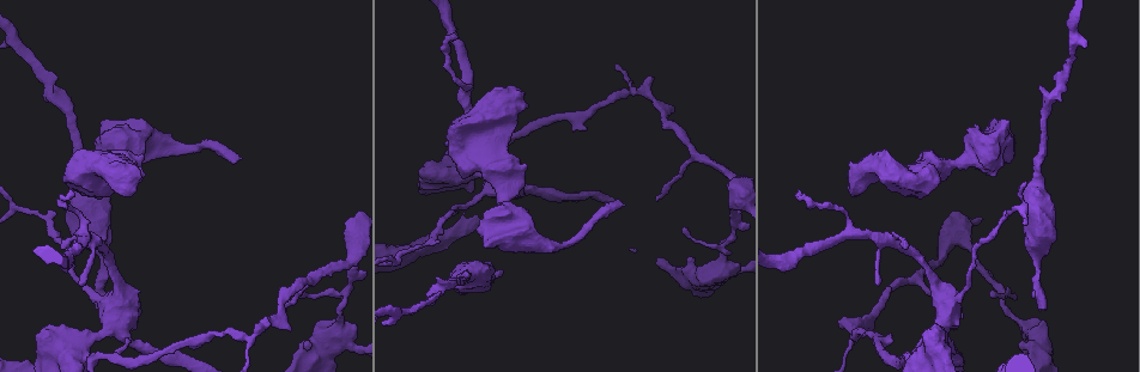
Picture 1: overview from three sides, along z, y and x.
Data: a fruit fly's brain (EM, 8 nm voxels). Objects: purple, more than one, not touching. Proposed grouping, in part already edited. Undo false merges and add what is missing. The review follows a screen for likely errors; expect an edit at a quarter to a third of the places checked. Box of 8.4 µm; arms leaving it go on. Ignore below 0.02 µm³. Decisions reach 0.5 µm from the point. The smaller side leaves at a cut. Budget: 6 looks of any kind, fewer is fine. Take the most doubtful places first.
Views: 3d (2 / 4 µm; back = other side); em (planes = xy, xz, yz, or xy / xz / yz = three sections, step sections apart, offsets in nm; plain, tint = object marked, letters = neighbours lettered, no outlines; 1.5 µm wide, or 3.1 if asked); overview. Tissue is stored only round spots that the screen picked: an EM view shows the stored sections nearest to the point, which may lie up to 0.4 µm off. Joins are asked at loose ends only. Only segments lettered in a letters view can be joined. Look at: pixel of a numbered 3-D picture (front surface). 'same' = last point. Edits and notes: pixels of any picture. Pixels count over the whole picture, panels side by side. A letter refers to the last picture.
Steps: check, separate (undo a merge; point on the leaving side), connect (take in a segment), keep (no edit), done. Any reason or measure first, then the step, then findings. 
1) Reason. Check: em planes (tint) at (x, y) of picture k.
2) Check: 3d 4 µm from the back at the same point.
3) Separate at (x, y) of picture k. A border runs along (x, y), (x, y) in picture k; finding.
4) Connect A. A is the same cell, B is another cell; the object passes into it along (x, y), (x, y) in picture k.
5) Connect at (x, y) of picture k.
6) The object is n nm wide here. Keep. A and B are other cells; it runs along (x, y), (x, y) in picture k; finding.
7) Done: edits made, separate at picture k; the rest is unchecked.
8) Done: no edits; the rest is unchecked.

An open end. Check: em planes (letters) at (624, 205) of picture 1.

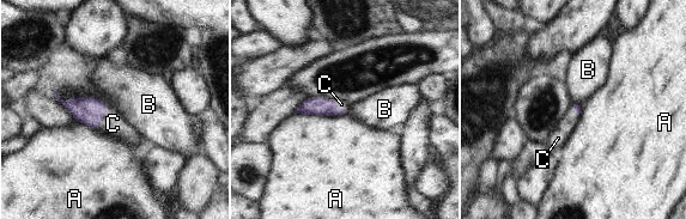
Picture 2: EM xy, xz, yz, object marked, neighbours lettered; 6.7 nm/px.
Connect C. C is the same cell, A and B are other cells; the object passes into it along (87, 110), (102, 116), (113, 123) in picture 2; it goes on there.

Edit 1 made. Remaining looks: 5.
Redraw. Check: overview.

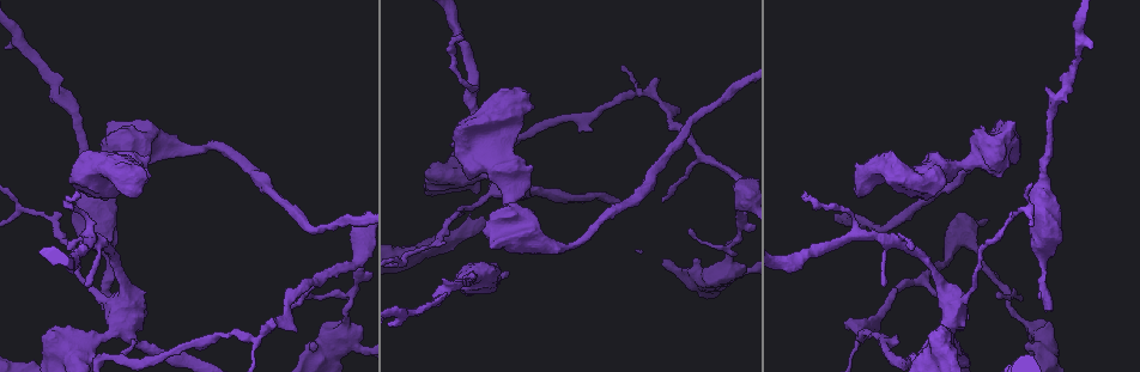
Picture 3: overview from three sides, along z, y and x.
An open end. Check: em yz step 8 (tint) at (73, 167) of picture 3.

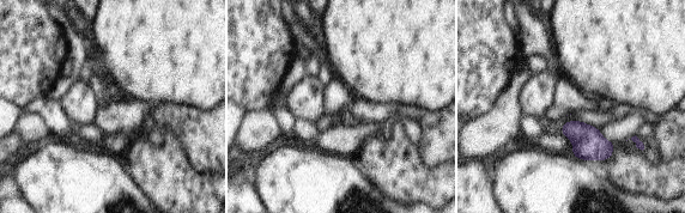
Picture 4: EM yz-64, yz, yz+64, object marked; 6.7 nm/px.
Cut it another way. Check: em xy step 4 (letters) at the same point.

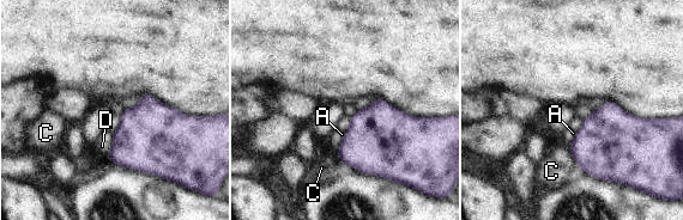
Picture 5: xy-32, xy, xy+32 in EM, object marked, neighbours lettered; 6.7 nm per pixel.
The longest contact is with D, 160 nm. Keep. A, C and D are other cells; a border runs along (112, 136), (110, 157), (108, 159) in picture 5; no lettered segment goes on from it.

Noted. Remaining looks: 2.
Done: edits made, connect at picture 2; the rest is unchecked.

